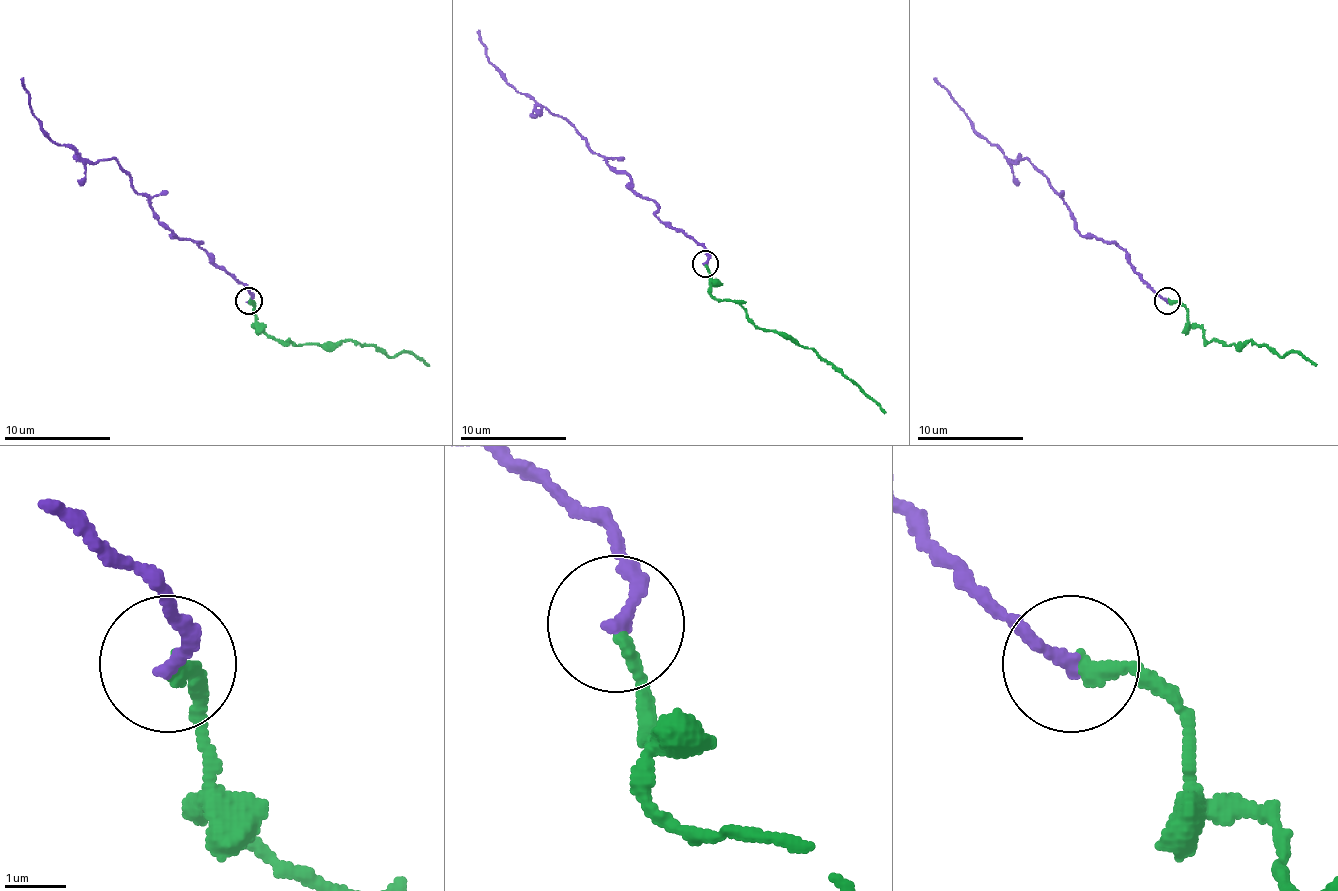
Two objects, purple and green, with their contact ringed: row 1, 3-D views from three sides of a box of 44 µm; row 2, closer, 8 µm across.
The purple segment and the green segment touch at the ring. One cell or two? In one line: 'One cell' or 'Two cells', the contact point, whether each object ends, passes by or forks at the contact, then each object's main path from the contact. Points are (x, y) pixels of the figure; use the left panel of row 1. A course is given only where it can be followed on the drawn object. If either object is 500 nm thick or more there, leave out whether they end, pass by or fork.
One cell. Place: (248, 300). At the ring purple ends. At the ring green ends. Course of purple: (249, 301), (201, 243), (169, 229), (114, 158), (85, 161), (58, 145), (21, 78). Course of green: (249, 301), (260, 330), (281, 341), (376, 343), (390, 357), (413, 351), (429, 365)

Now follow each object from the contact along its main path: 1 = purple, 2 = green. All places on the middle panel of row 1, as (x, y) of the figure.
1: (706, 264), (708, 253), (668, 227), (626, 174), (589, 147), (570, 123), (515, 89), (488, 60), (477, 31)
2: (706, 264), (716, 298), (737, 304), (759, 328), (790, 336), (801, 346), (833, 362), (886, 412)

